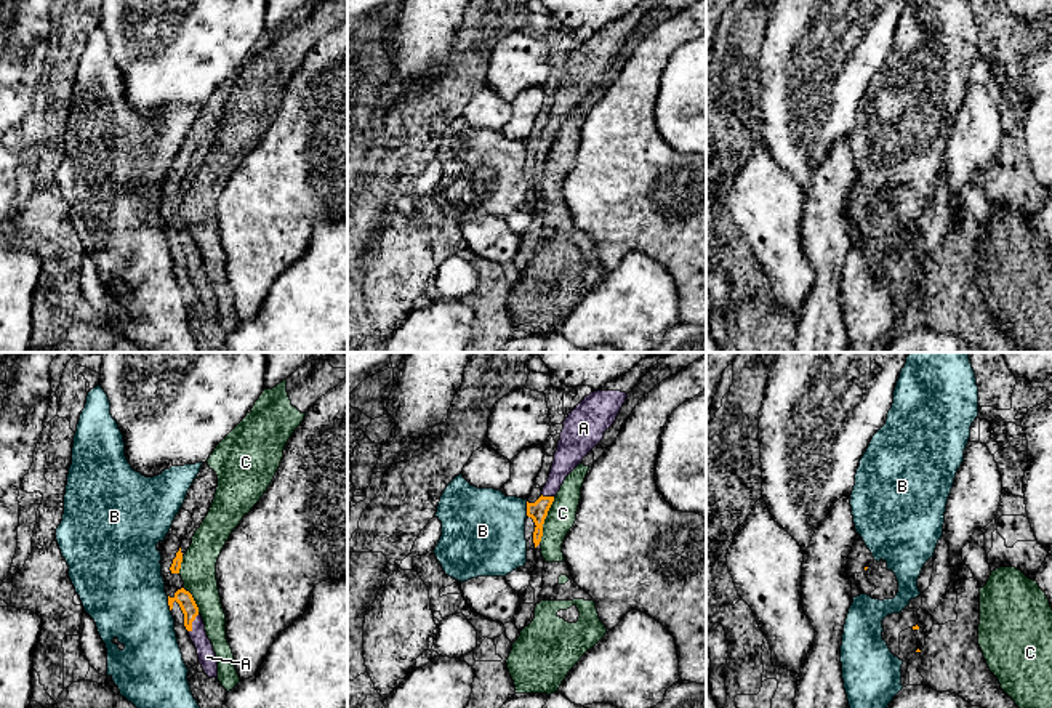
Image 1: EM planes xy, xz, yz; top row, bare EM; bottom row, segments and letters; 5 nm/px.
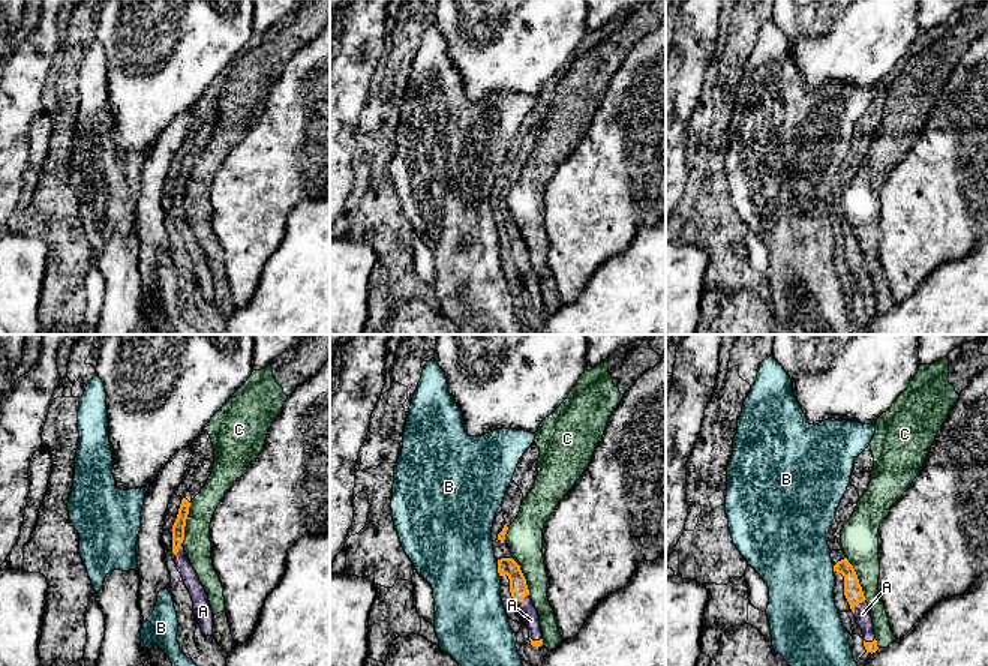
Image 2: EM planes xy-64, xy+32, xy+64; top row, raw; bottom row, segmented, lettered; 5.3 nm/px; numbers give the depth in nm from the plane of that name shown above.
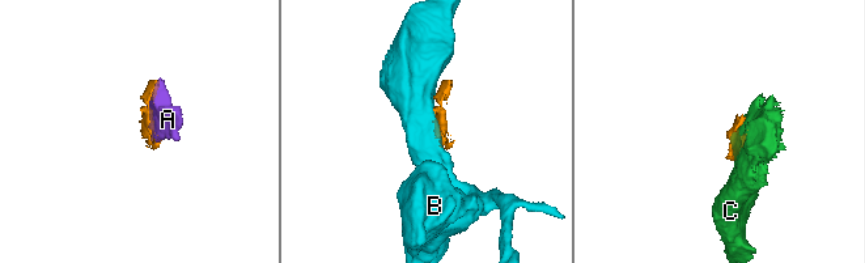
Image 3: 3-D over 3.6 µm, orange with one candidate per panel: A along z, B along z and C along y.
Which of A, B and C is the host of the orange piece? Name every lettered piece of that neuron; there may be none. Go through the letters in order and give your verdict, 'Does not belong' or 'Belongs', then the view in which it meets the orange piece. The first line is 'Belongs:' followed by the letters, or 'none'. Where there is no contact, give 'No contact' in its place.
Belongs: A
A: Belongs. Touches orange in xy
B: Does not belong. Touches orange in xy
C: Does not belong. Touches orange in xz

